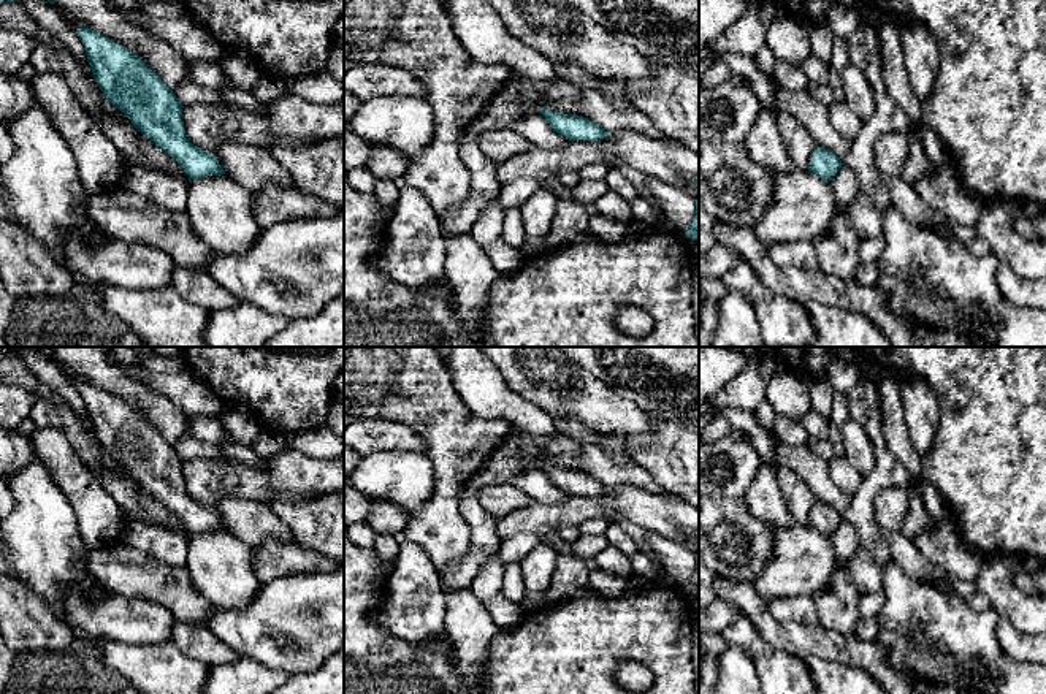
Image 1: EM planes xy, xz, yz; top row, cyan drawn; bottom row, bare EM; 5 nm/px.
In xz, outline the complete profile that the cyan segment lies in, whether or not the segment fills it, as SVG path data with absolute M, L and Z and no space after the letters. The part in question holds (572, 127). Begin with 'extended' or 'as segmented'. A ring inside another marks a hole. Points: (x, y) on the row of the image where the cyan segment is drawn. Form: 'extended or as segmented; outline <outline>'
as segmented; outline M547 106L540 108L540 114L556 133L569 141L597 141L609 135L609 132L583 116L558 112Z

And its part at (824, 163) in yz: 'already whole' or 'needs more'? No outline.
already whole

